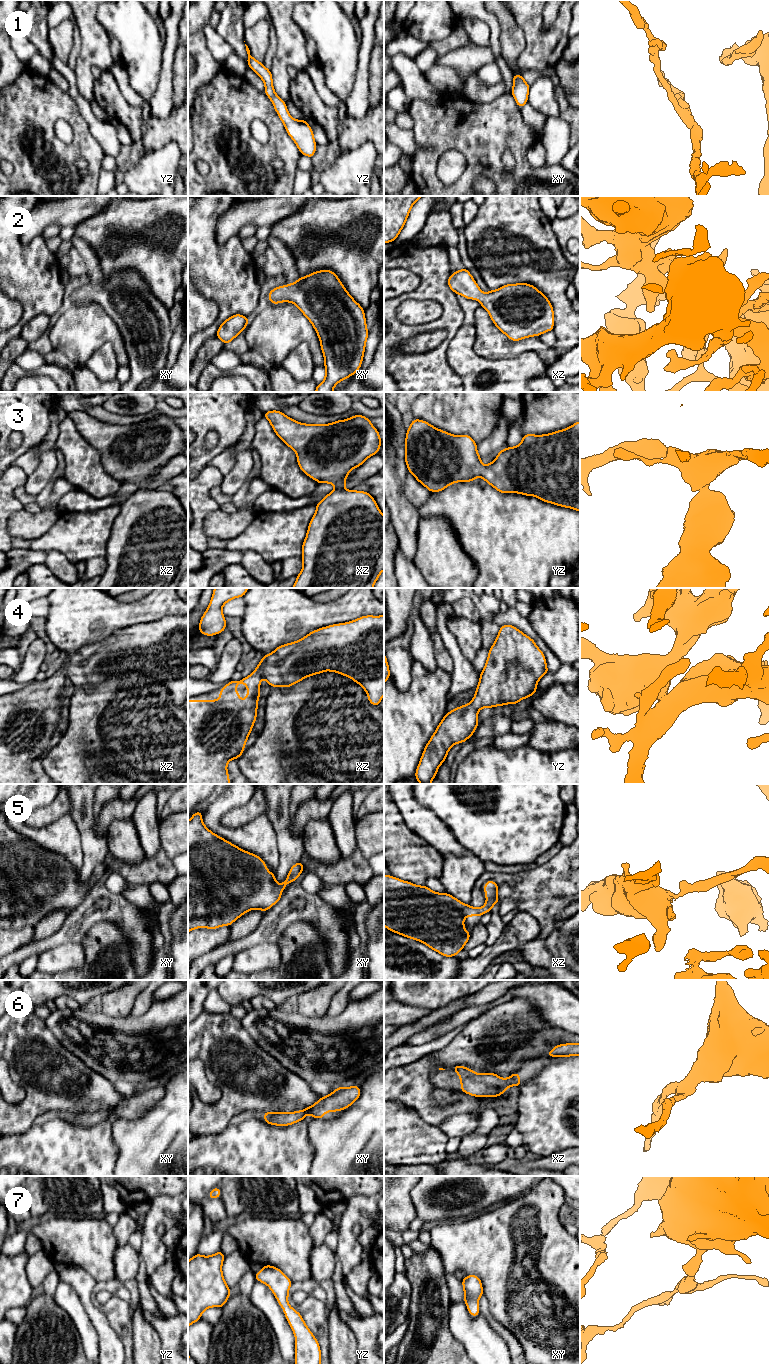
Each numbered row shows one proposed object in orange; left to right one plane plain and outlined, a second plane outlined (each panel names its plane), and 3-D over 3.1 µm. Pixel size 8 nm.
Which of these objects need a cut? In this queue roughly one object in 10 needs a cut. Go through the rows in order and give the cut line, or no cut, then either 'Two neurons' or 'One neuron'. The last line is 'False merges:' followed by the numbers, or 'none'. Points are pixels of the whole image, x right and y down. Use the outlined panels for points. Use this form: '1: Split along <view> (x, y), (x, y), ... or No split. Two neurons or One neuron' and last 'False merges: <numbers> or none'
1: No split. One neuron
2: No split. One neuron
3: No split. One neuron
4: No split. One neuron
5: No split. One neuron
6: No split. One neuron
7: No split. One neuron
False merges: none

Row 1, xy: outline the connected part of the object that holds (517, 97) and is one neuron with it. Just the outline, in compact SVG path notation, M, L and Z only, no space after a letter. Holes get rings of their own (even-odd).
M514 74L511 94L514 96L515 102L519 108L522 108L528 102L529 90L530 86L527 84L523 76Z

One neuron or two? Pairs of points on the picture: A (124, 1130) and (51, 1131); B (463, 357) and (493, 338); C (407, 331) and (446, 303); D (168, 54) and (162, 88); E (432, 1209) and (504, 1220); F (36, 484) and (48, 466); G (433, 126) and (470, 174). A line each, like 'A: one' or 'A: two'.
A: two
B: two
C: one
D: one
E: two
F: one
G: one

